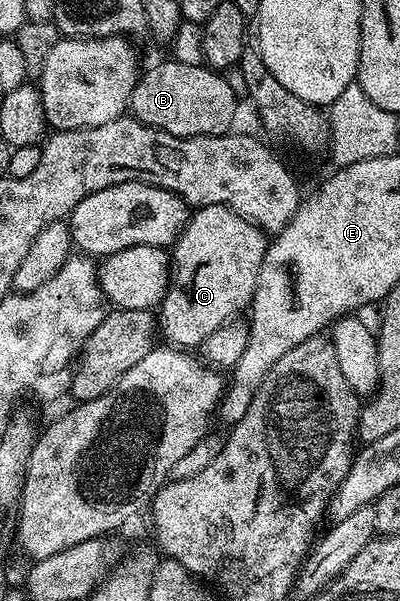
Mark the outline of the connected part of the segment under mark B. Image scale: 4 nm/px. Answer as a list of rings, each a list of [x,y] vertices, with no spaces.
[[[175,58],[156,64],[136,81],[130,101],[131,115],[175,136],[223,136],[233,131],[238,99],[225,77],[204,64],[186,65]]]

